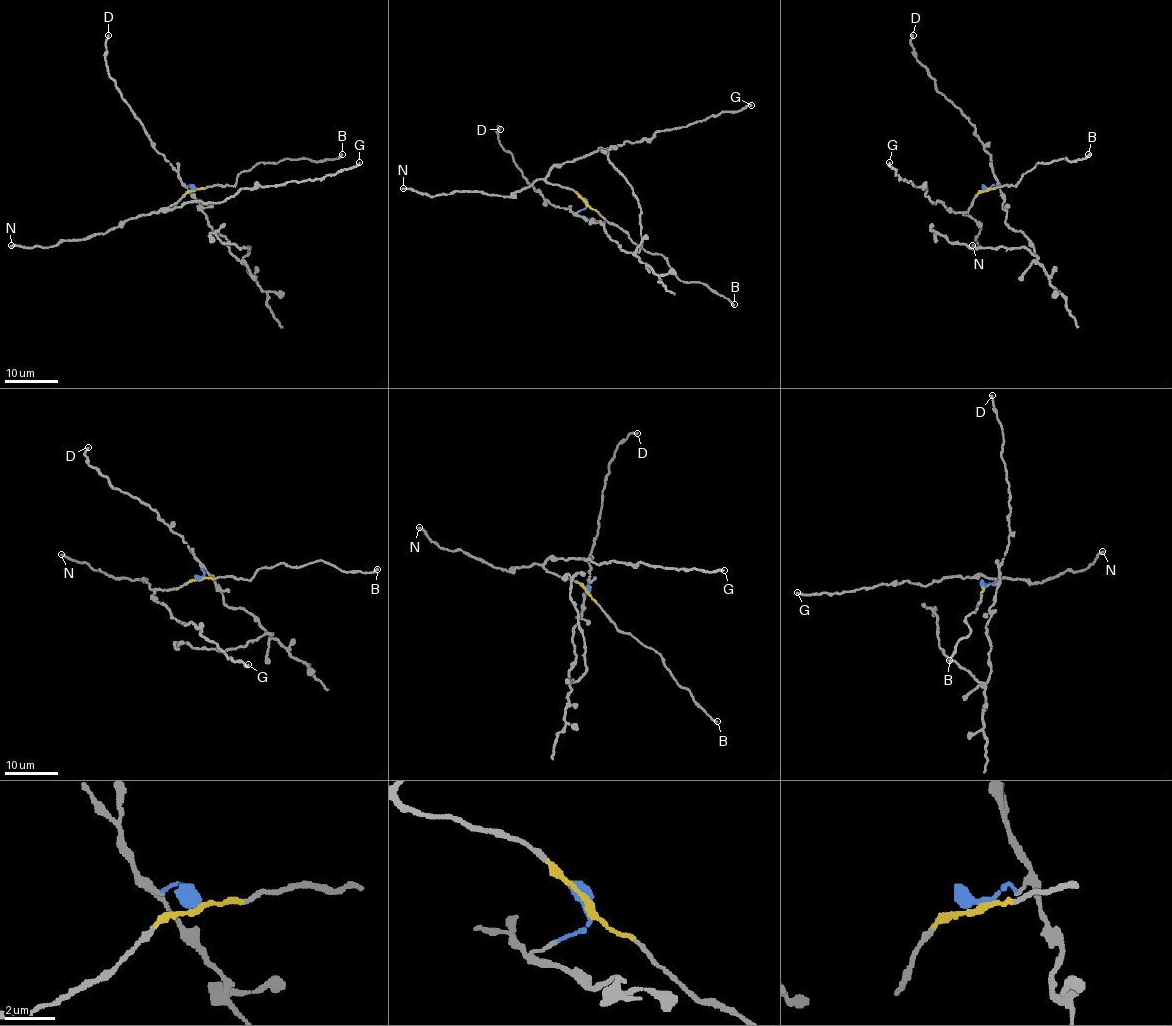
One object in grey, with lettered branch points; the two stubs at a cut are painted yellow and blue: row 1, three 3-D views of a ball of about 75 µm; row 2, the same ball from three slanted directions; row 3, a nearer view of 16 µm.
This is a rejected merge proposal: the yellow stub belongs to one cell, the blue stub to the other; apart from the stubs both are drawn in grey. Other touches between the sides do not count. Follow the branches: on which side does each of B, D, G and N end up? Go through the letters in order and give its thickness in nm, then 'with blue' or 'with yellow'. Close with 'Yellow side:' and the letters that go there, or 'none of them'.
B: calibre 200 nm; with yellow
D: calibre 190 nm; with blue
G: calibre 240 nm; with yellow
N: calibre 260 nm; with yellow
Yellow side: B, G, N

